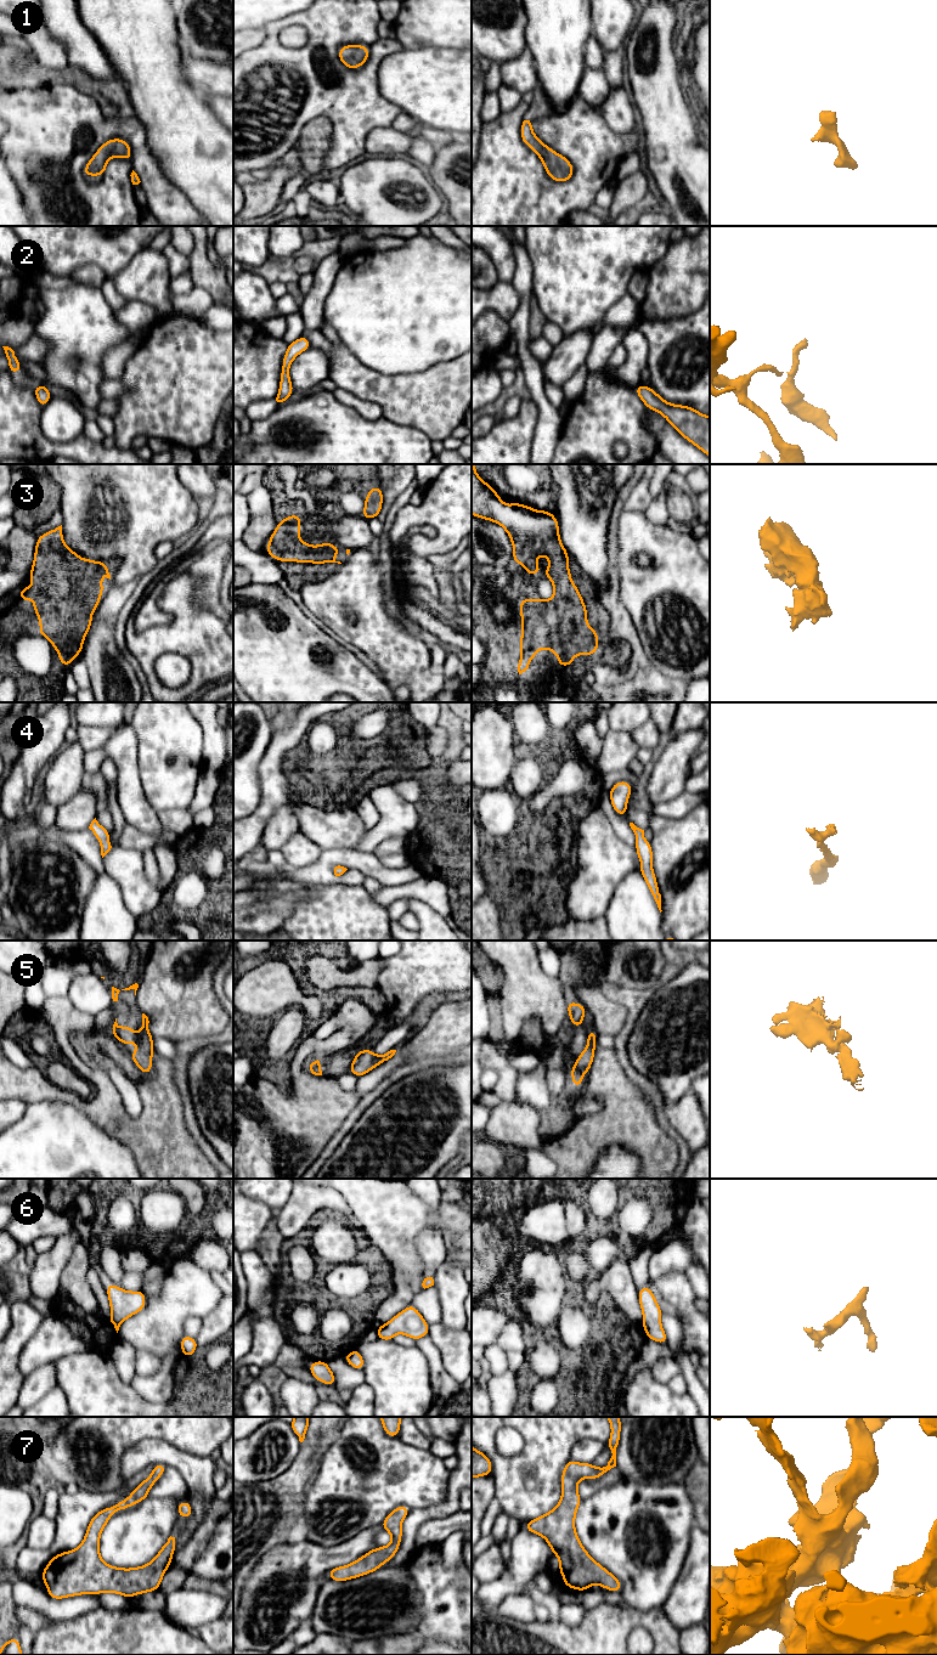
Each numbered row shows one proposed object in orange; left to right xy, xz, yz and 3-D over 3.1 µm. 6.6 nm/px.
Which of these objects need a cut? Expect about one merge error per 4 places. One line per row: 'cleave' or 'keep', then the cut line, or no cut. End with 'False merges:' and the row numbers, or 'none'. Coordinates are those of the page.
1: keep | no cut
2: cleave | xz (276, 397), (278, 404)
3: keep | no cut
4: keep | no cut
5: keep | no cut
6: keep | no cut
7: keep | no cut
False merges: 2

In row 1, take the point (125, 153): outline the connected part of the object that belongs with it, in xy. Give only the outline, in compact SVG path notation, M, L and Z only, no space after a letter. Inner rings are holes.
M111 139L97 149L83 170L83 175L103 176L107 163L112 157L131 162L131 147L123 139Z

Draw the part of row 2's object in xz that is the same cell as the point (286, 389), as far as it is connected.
M301 335L295 341L288 344L288 349L283 356L283 363L281 369L280 390L277 394L278 405L286 402L286 400L294 392L293 385L289 377L289 368L294 358L303 351L311 348L309 339Z

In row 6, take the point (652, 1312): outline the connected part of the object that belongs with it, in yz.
M645 1284L642 1289L638 1289L638 1299L643 1312L642 1324L647 1338L660 1344L667 1344L667 1335L661 1327L661 1316L664 1312L661 1311L649 1286Z

